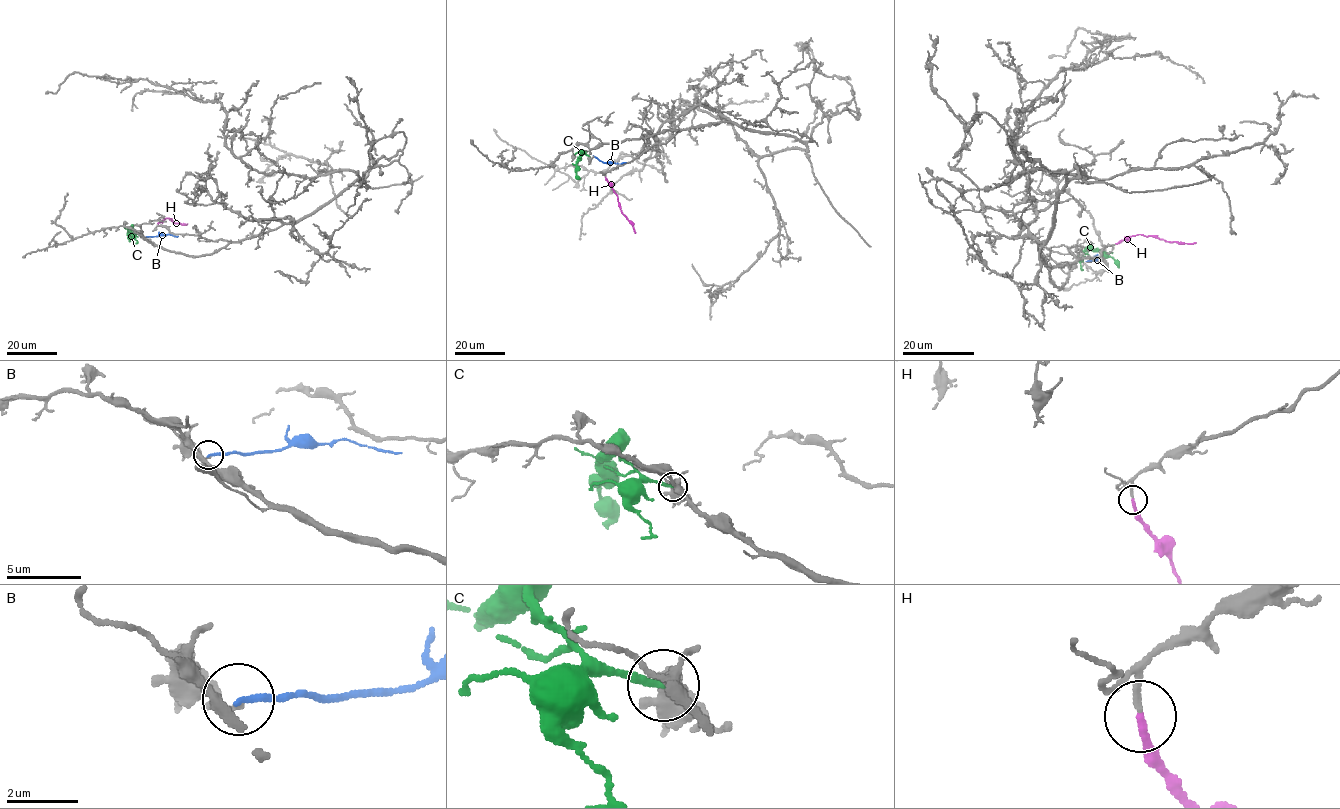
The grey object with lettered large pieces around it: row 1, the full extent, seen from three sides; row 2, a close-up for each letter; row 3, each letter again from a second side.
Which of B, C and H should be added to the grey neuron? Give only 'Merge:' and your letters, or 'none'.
Merge: H

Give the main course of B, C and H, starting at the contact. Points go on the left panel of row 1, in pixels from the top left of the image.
B: (145, 237), (178, 236)
C: (140, 234), (131, 227), (128, 233), (130, 241)
H: (157, 225), (168, 218), (174, 223), (187, 223)

